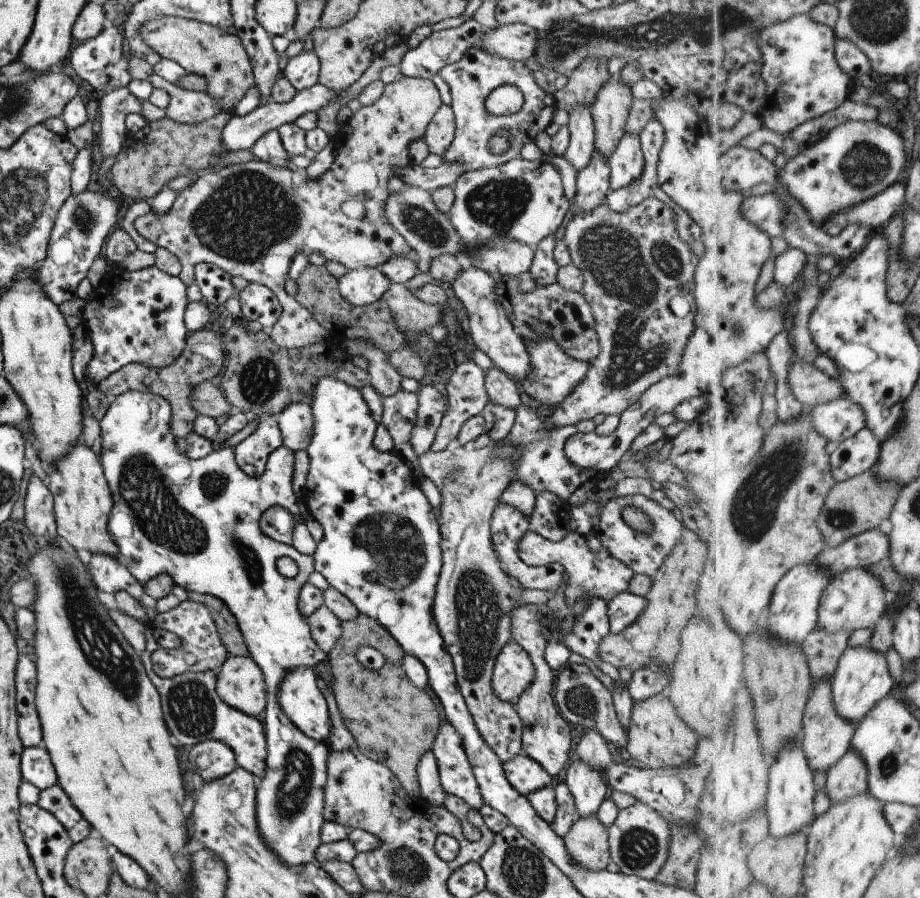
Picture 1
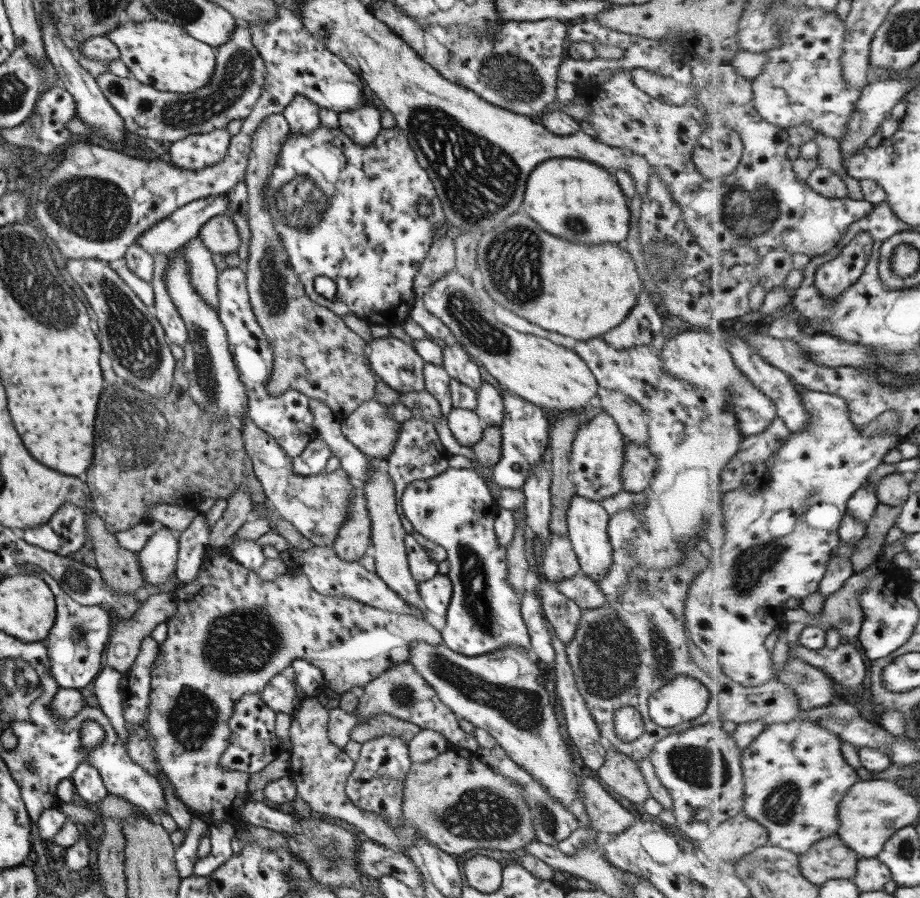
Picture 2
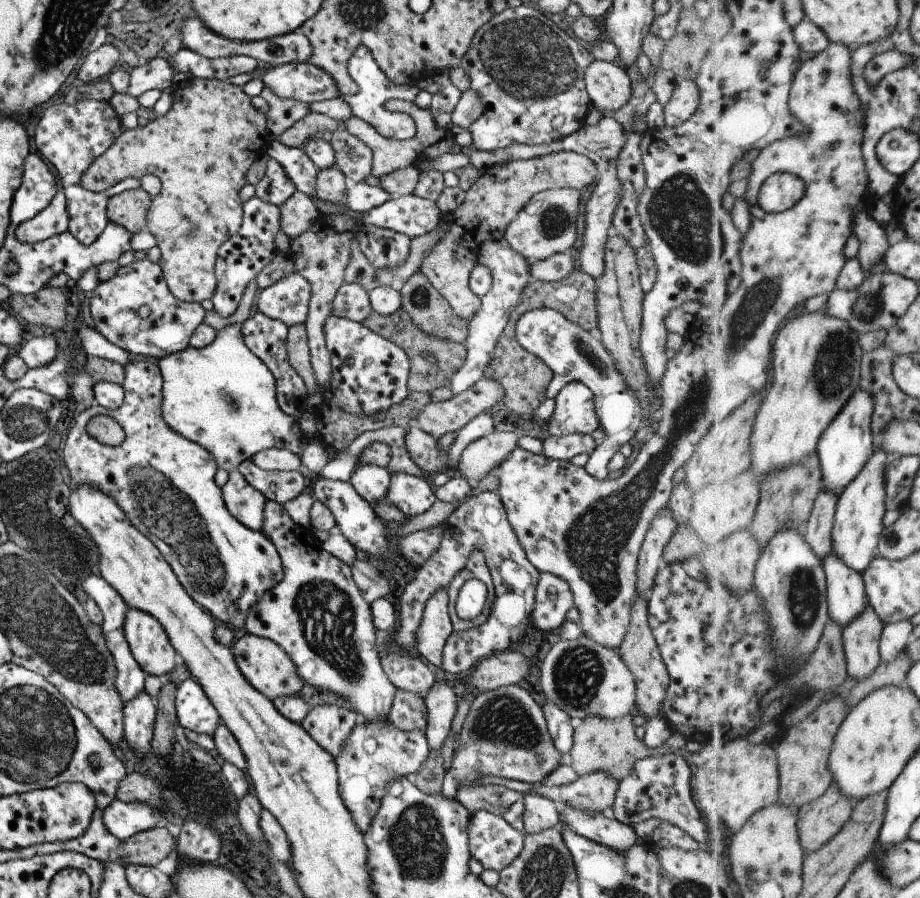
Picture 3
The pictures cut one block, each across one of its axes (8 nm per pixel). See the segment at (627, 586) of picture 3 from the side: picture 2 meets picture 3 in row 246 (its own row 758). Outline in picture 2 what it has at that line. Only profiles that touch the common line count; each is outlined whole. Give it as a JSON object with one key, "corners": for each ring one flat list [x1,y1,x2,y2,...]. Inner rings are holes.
{"corners":[[803,720,803,722,789,722,789,724,766,725,761,735,756,740,753,740,753,744,749,748,742,750,743,778,746,780,746,803,743,812,768,828,771,845,782,847,801,856,809,853,823,838,831,838,831,835,837,834,841,828,841,815,838,814,839,806,841,806,843,797,860,781,855,768,849,766,845,758,843,758,841,746,843,746,843,742,837,734,833,734,826,727,819,726,817,722,805,722]]}

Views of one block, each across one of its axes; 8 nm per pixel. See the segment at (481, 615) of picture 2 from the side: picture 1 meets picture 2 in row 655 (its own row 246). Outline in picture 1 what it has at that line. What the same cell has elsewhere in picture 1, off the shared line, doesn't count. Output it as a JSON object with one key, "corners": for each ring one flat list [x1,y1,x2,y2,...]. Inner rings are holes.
{"corners":[[544,157,528,161,514,158,497,168,481,168,461,173,452,185,454,200,449,222,463,244,463,254,499,236,517,240,534,249,540,240,553,235,561,226,569,202,562,190,559,172]]}

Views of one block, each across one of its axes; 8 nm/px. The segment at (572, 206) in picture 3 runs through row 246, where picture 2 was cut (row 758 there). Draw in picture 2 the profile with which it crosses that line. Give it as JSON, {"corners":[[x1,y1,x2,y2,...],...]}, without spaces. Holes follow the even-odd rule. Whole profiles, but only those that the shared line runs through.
{"corners":[[414,642,409,649,411,663,421,678,435,691,439,702,447,706,452,714,469,722,474,728,485,730,495,741,496,745,507,754,515,766,523,768,543,790,553,797,557,803,563,805,585,828,589,828,584,808,578,800,579,777,576,765,569,756,569,750,559,734,559,725,549,706,549,696,543,685,543,678,539,673,537,663,528,655,528,652,517,645,505,645,502,649,491,651,476,657,466,657,452,650,444,644,431,646,424,642]]}

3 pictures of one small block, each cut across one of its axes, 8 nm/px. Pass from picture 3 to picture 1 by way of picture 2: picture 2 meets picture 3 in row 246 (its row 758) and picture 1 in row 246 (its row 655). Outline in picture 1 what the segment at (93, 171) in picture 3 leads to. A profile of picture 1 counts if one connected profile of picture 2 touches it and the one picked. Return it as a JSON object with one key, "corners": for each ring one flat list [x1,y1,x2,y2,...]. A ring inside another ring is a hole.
{"corners":[[401,76,395,82,385,85,383,94,375,104,362,106,352,114,349,122,338,128,336,135,341,136,341,140,334,149,335,158,327,172,323,172,319,178,311,180,292,167,273,168,271,164,257,159,227,165,199,174,191,186,179,192,167,212,163,212,162,216,155,216,155,212,149,210,147,214,134,220,133,228,141,238,151,242,153,246,165,248,177,258,180,264,178,277,185,287,194,282,195,264,203,262,221,268,231,277,239,276,249,283,269,288,282,308,279,318,267,331,276,345,294,349,323,343,328,337,328,331,313,320,305,307,283,290,291,260,295,254,319,252,326,260,339,262,348,270,379,268,391,256,403,256,415,261,416,252,409,248,401,235,387,222,383,214,383,204,389,196,387,180,393,176,393,168,411,164,407,154,409,144,423,136,431,117,441,105,430,79]]}

